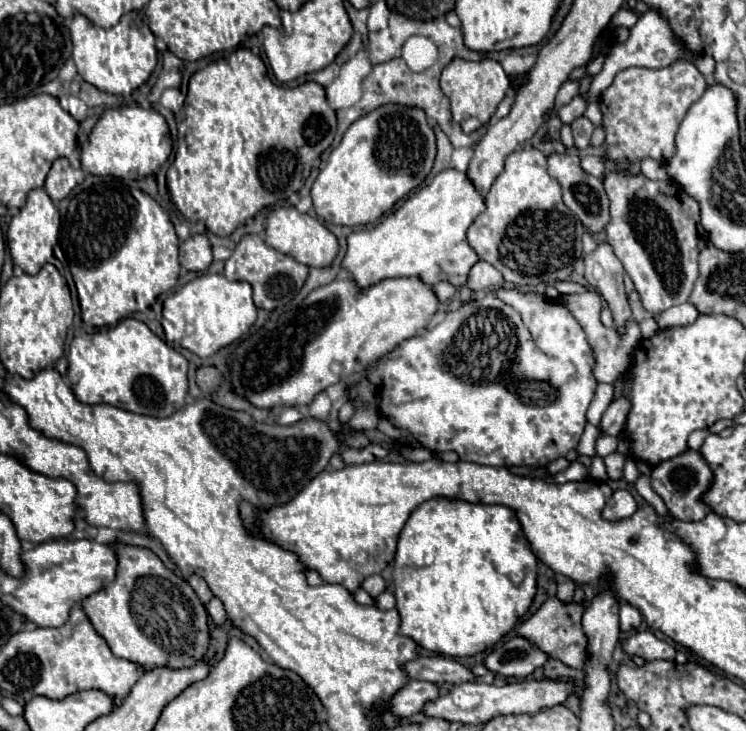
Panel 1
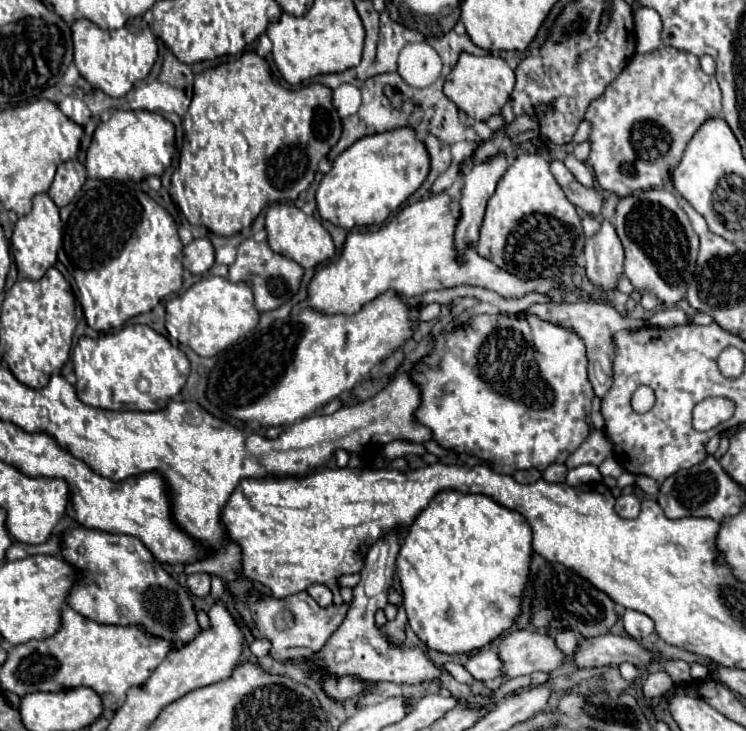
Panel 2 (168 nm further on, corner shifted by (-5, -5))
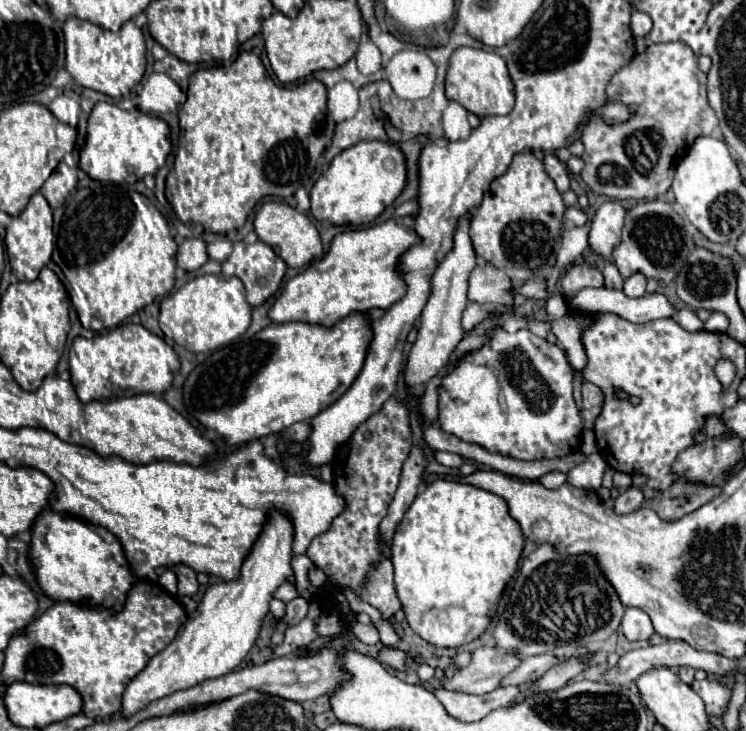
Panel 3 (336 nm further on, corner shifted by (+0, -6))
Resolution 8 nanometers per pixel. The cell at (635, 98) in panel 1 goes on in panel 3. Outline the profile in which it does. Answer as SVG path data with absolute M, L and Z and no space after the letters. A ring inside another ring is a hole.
M683 42L649 44L645 52L635 54L633 60L627 66L623 66L607 84L607 98L611 102L625 104L629 108L629 114L635 114L635 118L629 118L619 124L605 124L603 120L595 120L583 128L581 132L581 140L585 144L583 152L585 168L581 170L583 182L595 194L603 194L615 200L627 198L653 200L659 194L665 194L671 186L675 166L687 152L689 144L701 134L713 134L719 126L717 116L707 100L705 84L707 76L697 68L697 56ZM653 134L659 134L661 140L655 142Z

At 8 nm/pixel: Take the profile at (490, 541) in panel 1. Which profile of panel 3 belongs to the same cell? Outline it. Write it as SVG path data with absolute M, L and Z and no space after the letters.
M447 480L423 486L397 526L391 544L395 590L411 630L439 648L459 648L477 640L491 624L489 608L501 600L507 582L519 568L523 544L525 536L517 520L509 516L507 504L501 496L471 484Z

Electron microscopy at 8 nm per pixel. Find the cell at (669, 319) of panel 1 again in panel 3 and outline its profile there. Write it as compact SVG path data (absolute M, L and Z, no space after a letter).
M713 312L709 316L709 320L705 322L705 330L709 330L709 332L725 332L727 326L729 326L729 322L721 312Z

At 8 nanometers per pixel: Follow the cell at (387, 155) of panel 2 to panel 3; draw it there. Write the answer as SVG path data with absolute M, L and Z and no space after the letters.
M359 142L333 158L311 190L311 216L335 226L373 222L407 184L407 164L401 148L391 142Z

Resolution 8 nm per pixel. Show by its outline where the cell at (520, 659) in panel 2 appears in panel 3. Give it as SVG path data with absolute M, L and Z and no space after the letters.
M483 646L473 652L471 664L459 668L453 678L445 678L443 686L467 694L487 694L495 690L521 660L523 656L517 652L499 652L497 646Z

